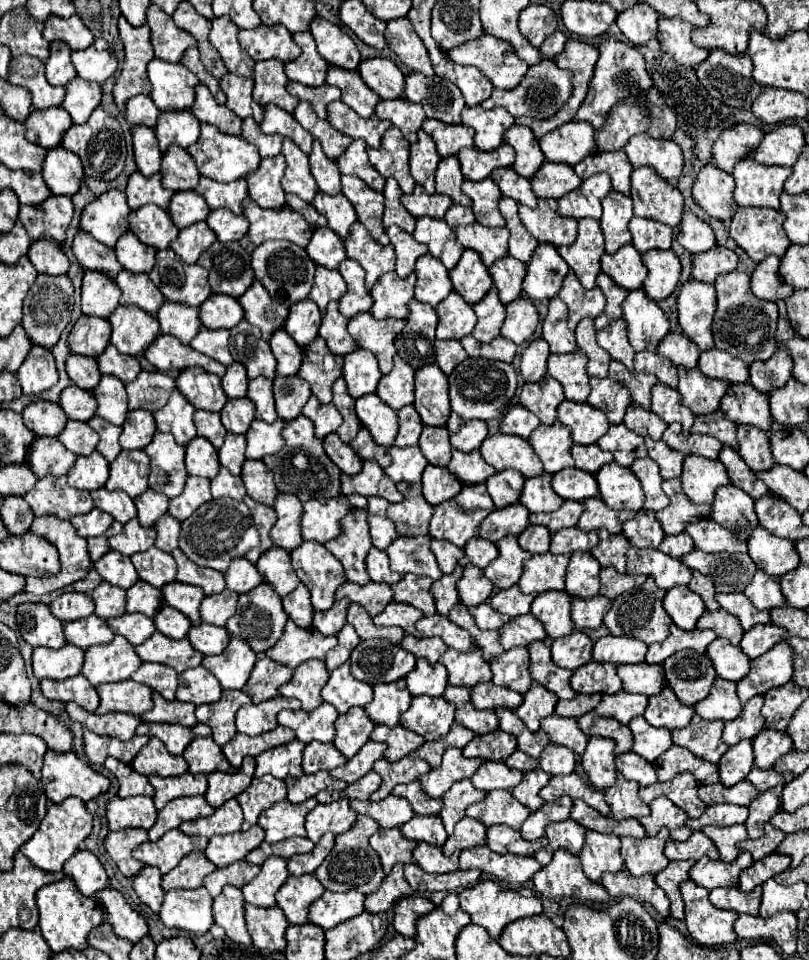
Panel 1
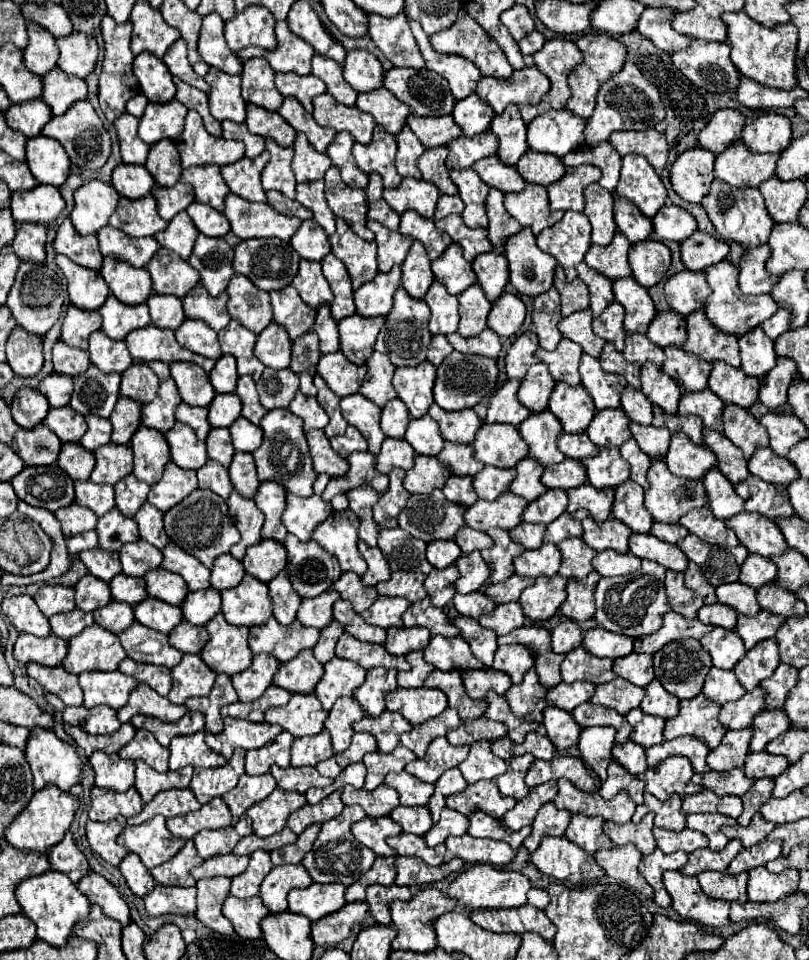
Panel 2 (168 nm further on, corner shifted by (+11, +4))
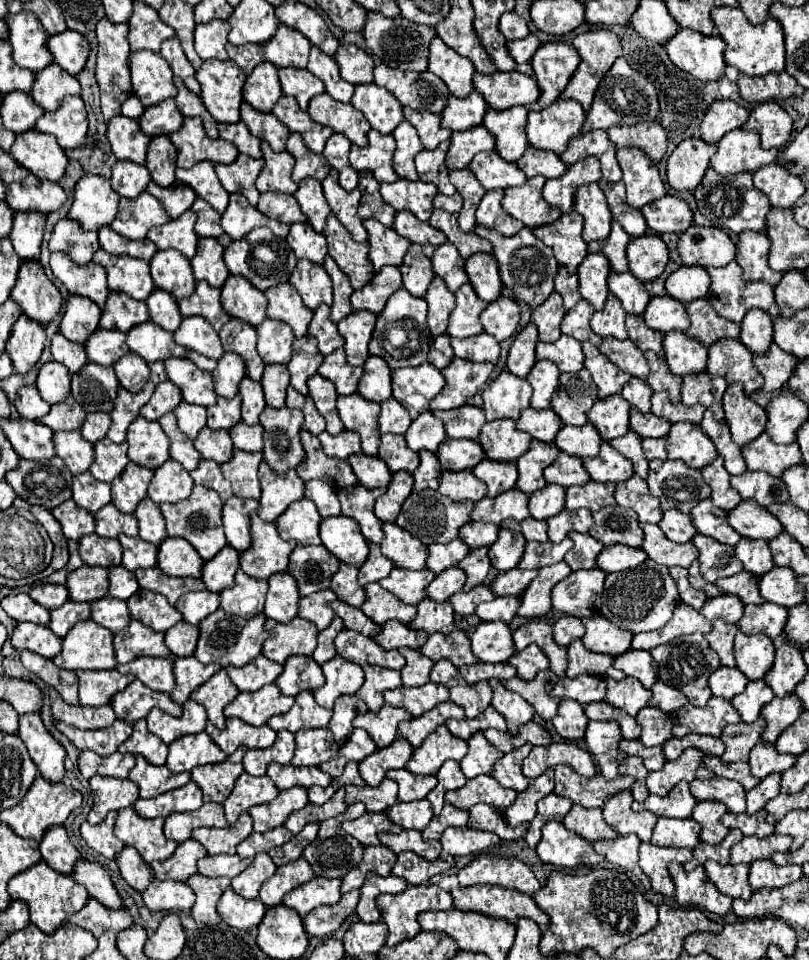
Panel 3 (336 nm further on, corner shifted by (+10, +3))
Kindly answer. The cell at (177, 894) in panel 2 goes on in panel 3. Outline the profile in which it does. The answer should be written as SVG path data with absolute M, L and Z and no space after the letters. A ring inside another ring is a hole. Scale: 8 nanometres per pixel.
M152 879L142 899L150 911L188 911L194 903L194 891L182 881Z

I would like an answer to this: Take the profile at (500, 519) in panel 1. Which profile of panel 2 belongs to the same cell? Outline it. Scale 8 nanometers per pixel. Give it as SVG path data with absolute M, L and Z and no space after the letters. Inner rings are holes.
M511 492L501 494L501 498L489 502L479 500L465 512L465 524L473 530L487 532L489 528L501 528L511 530L521 522L521 514L525 510L527 502Z

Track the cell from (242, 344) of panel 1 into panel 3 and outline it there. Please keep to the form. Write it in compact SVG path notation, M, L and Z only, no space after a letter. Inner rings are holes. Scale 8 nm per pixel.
M232 319L222 327L220 339L222 339L224 351L234 351L244 359L248 377L254 381L260 381L262 371L264 371L264 363L256 351L254 327L250 327L248 323L244 323L240 319Z

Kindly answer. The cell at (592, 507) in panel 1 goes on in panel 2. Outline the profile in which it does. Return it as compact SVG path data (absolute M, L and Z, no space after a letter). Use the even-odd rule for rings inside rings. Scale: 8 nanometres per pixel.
M589 484L567 490L567 496L569 496L569 506L567 506L569 514L577 510L587 510L595 522L605 522L609 518L615 500L613 490L597 490Z

